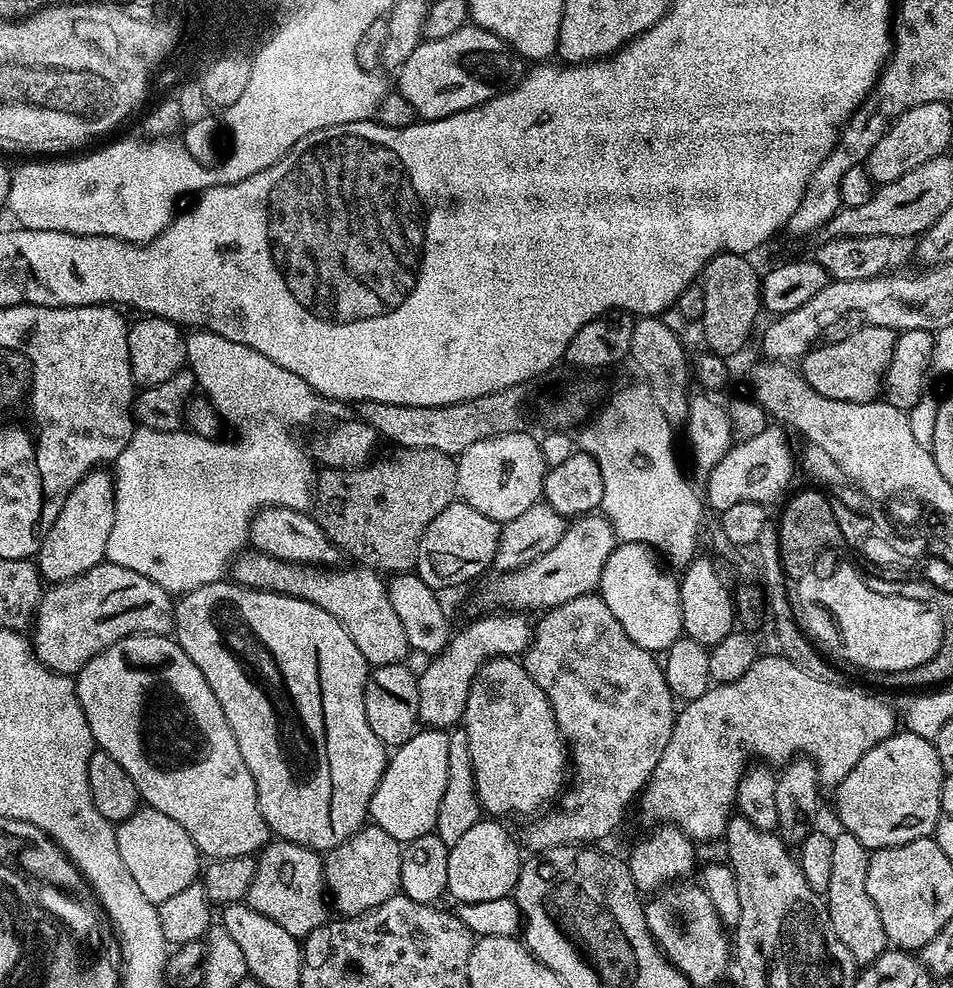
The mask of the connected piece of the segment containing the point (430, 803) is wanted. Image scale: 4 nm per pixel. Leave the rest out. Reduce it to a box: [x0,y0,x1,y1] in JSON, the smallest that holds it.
[368,727,450,842]

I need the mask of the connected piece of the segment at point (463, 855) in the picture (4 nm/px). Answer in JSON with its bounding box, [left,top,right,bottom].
[446,818,522,904]

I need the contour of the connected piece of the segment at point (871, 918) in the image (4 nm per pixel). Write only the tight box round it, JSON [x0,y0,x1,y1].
[826,830,889,965]

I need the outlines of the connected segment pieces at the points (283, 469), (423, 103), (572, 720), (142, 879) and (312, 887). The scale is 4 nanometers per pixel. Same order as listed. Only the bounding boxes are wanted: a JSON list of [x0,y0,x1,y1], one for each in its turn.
[[106,330,322,594],[398,22,525,120],[522,594,678,854],[115,806,202,906],[246,839,330,938]]

